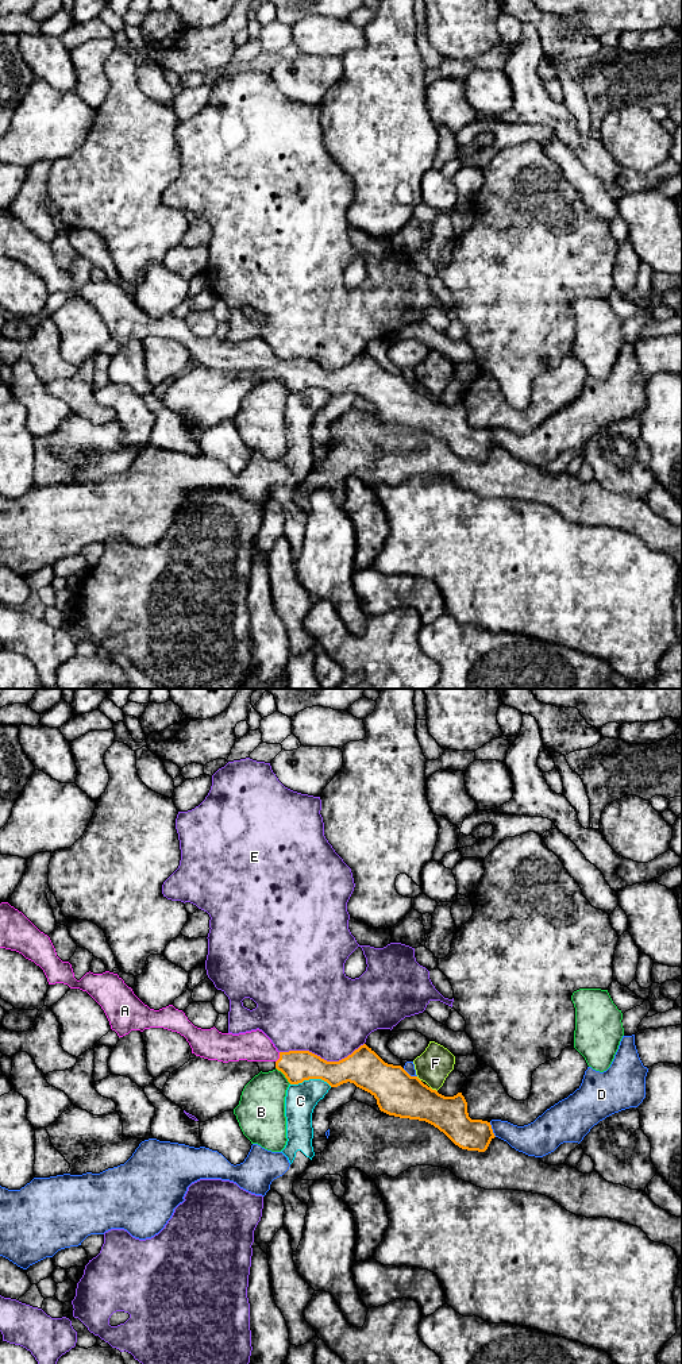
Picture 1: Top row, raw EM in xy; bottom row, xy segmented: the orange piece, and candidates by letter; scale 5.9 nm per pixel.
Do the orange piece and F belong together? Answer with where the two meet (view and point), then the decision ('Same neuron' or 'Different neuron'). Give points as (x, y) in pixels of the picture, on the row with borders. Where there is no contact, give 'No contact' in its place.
Touches orange at xy (434, 1090). Different neuron

